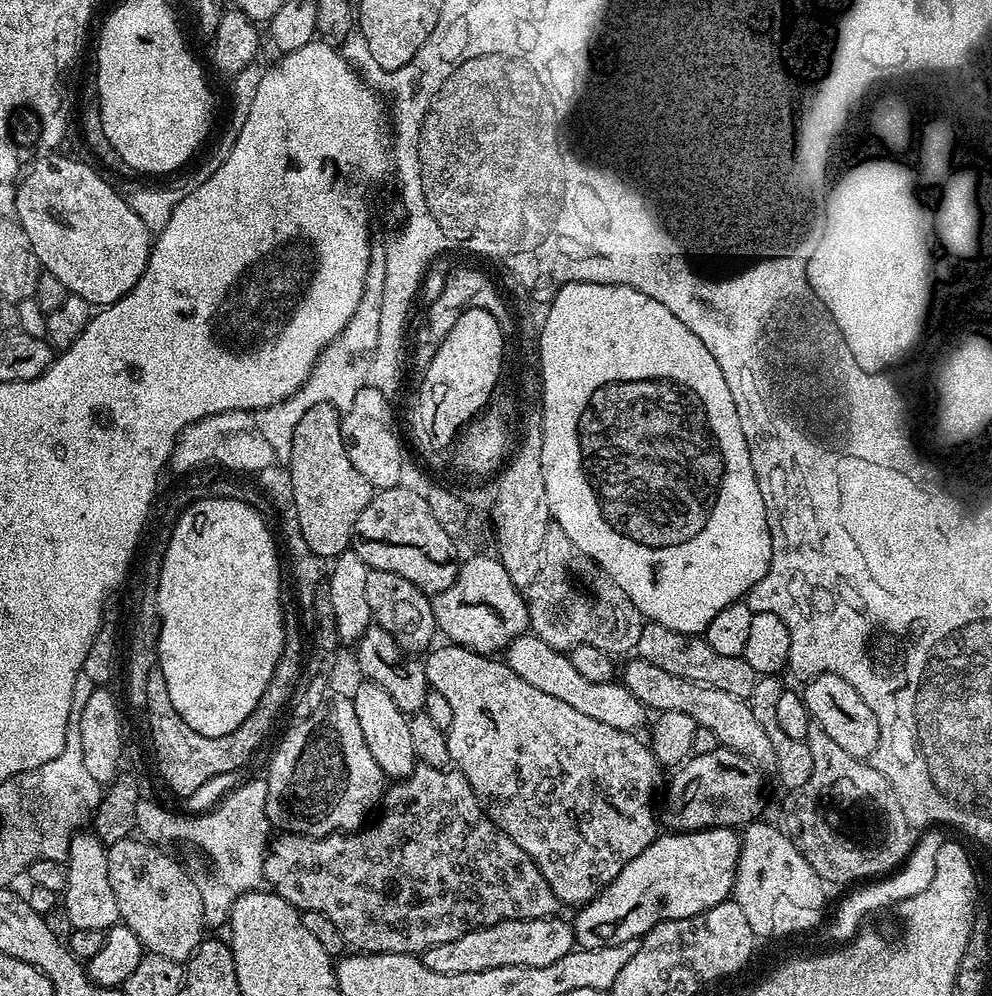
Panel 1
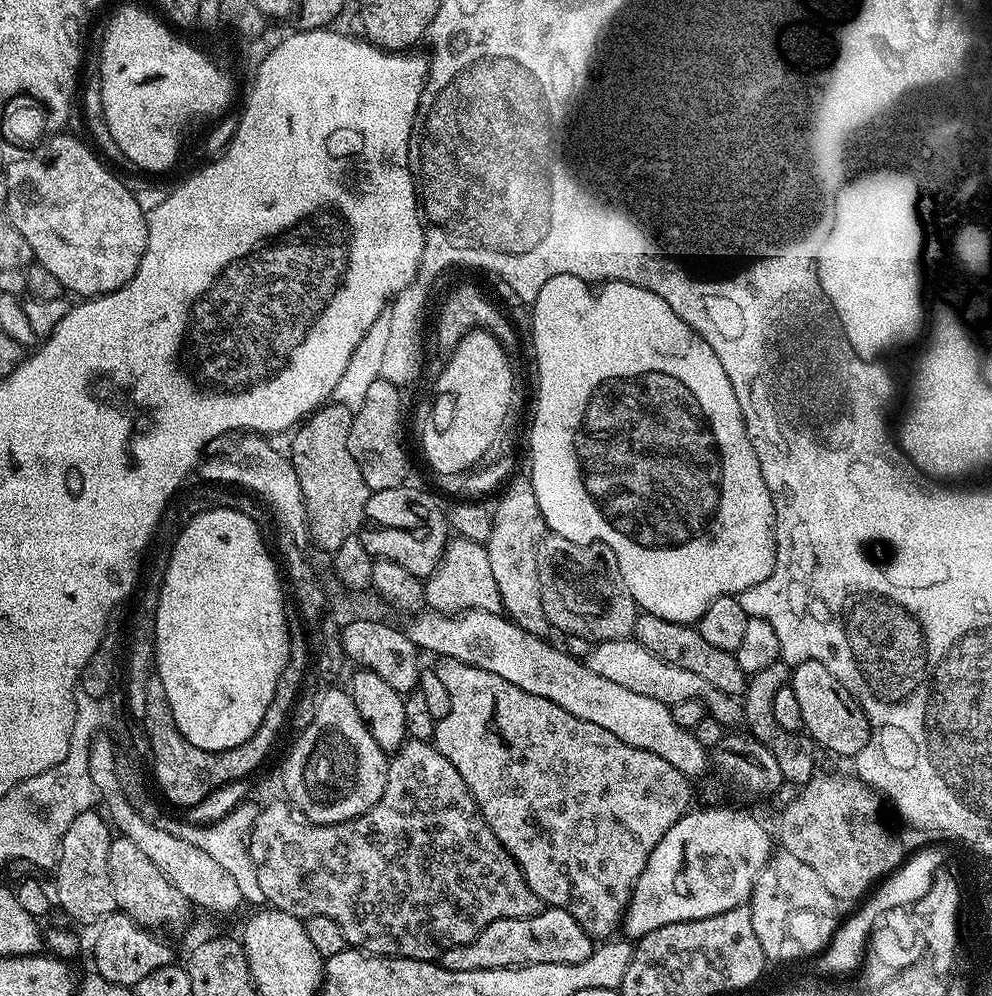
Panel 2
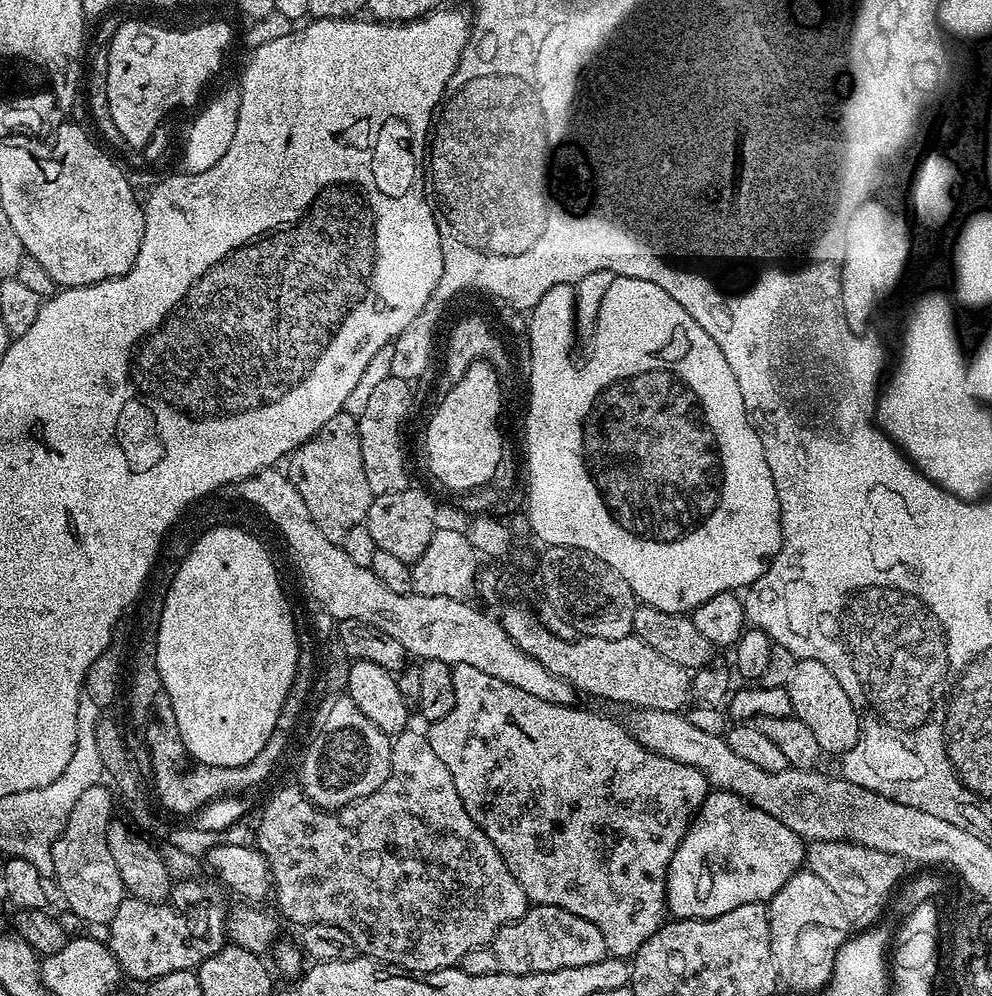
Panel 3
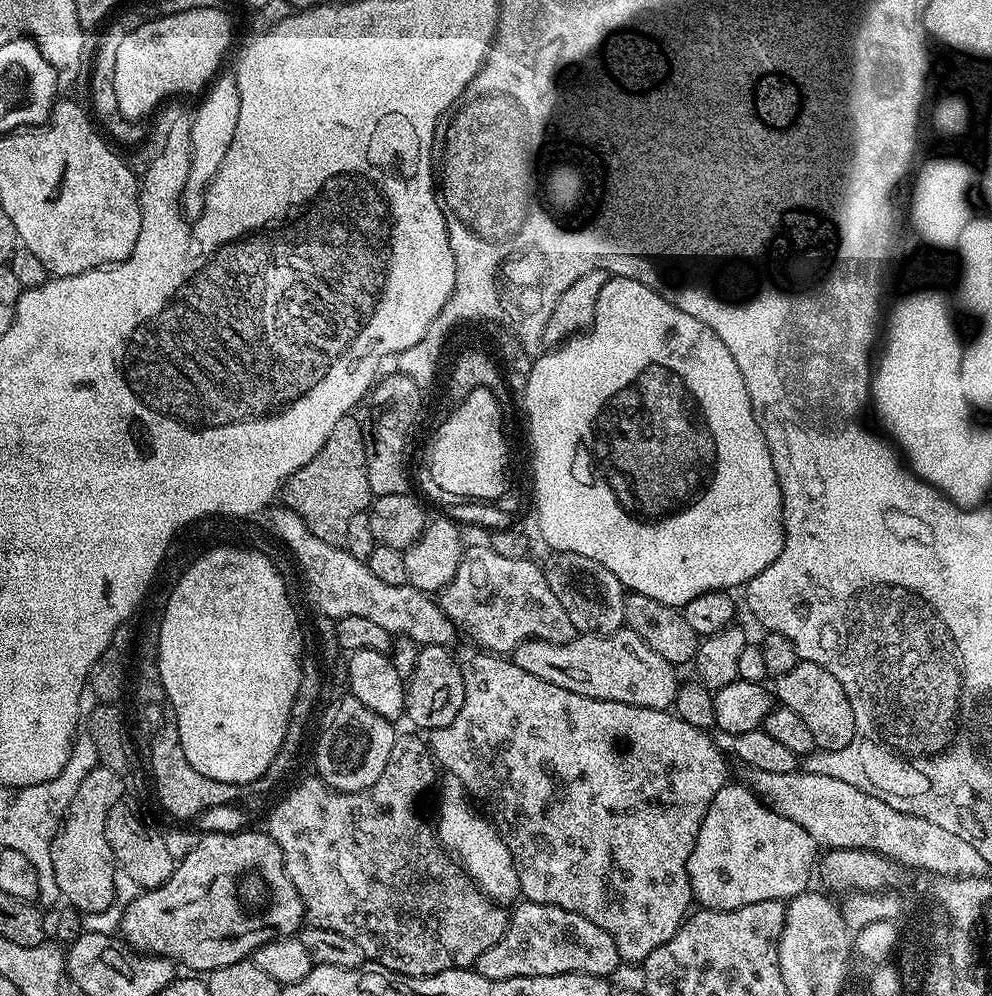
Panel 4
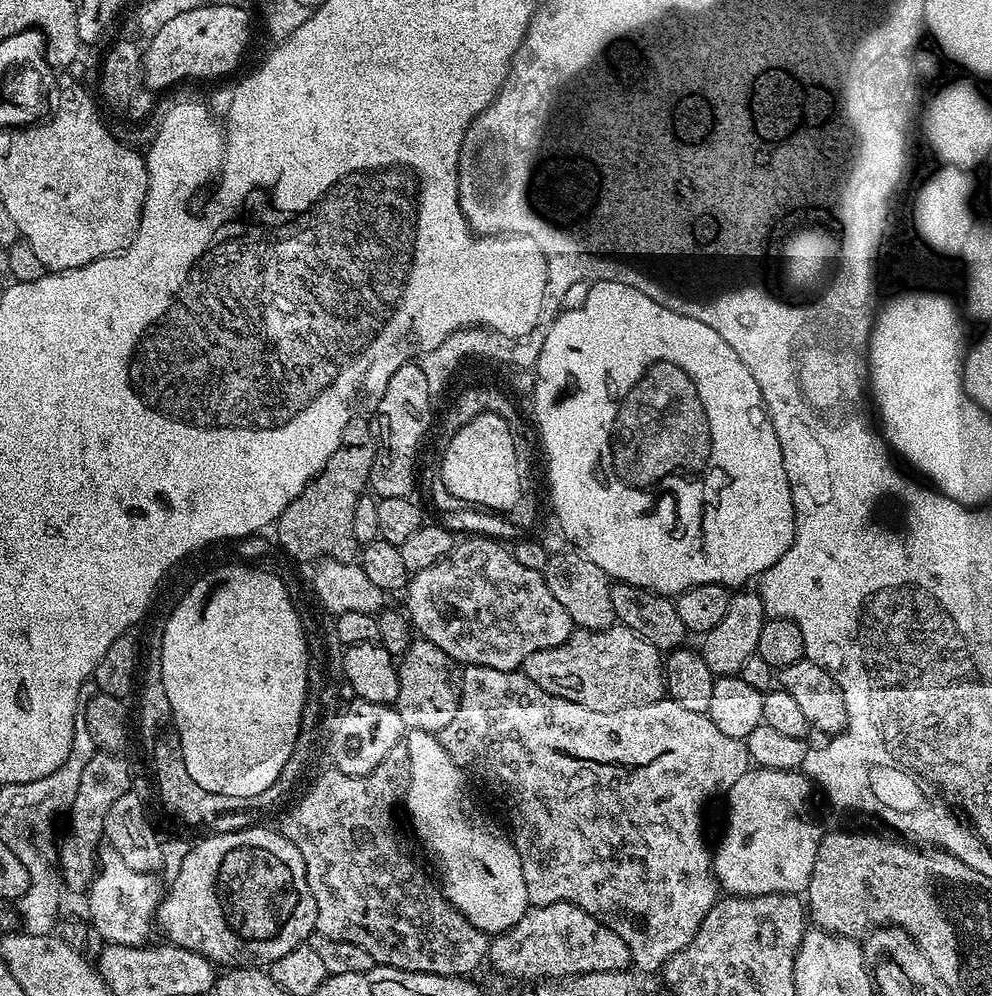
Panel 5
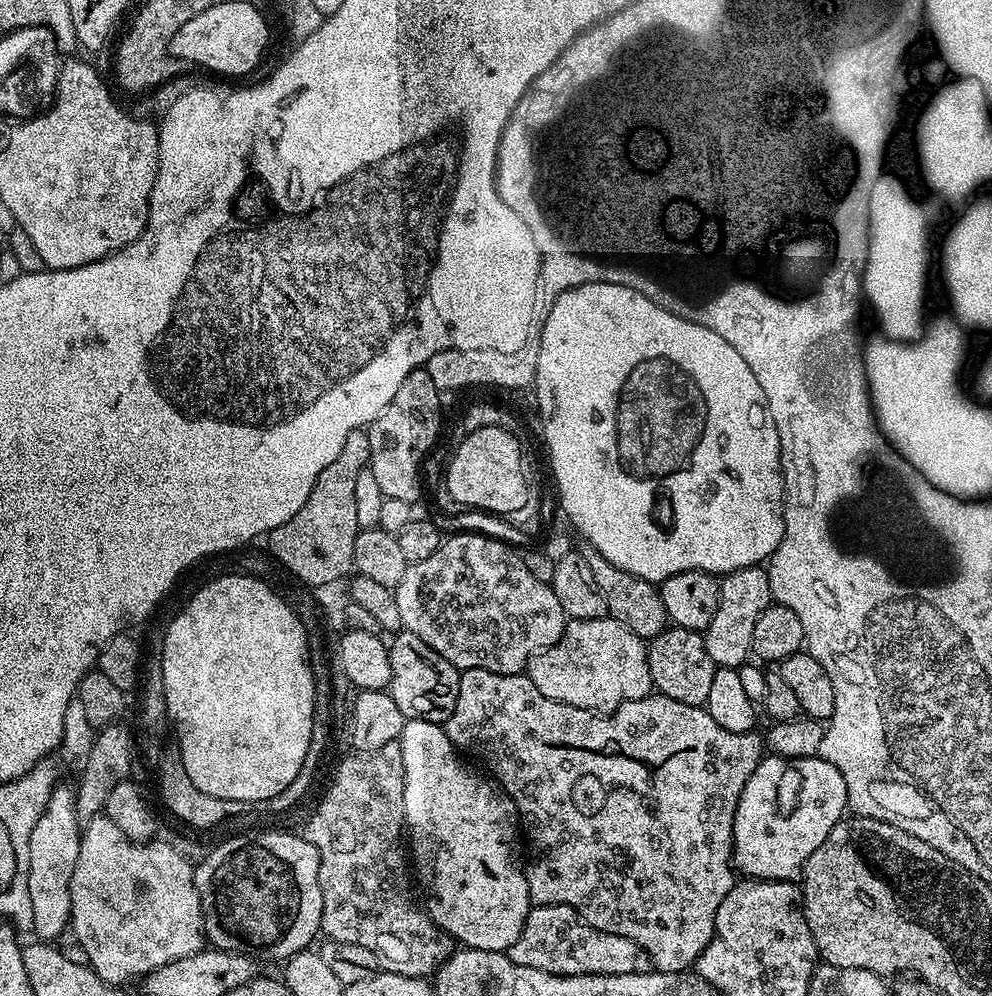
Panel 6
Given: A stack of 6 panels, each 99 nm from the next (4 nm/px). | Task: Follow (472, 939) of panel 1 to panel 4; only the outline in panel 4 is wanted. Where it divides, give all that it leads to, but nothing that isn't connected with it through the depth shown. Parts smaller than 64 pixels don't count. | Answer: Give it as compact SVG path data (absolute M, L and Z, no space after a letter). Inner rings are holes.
M520 902L516 906L516 909L511 909L502 938L498 938L490 950L476 959L474 970L482 974L482 978L505 980L571 972L608 978L616 967L621 967L622 961L618 946L614 946L614 938L610 938L602 926L594 926L590 918L582 918L582 914L562 910L553 904Z

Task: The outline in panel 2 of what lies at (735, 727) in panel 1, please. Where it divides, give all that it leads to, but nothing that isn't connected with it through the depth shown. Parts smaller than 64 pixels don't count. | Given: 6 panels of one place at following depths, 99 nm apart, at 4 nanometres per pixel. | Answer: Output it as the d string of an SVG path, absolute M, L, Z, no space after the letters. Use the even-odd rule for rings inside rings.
M635 638L599 641L588 653L586 663L590 670L594 670L594 674L602 674L602 678L610 678L610 682L618 682L618 686L634 690L634 694L658 698L658 702L669 706L702 698L707 711L718 722L725 726L741 723L742 704L737 697L719 692L717 688L709 688L708 683L691 670L682 670L682 666L670 666L670 662L662 662L662 658L650 654L650 650L646 650Z

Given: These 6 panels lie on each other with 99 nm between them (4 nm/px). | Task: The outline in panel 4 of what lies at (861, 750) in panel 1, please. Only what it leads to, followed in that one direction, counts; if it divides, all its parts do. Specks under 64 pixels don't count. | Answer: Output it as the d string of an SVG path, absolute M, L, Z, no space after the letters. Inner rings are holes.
M797 659L794 670L786 670L786 674L775 677L774 696L783 707L794 710L810 734L814 734L814 742L821 753L837 752L856 737L854 726L854 710L850 710L850 698L846 698L846 690L842 690L842 682L830 674L830 670L822 670L809 660Z

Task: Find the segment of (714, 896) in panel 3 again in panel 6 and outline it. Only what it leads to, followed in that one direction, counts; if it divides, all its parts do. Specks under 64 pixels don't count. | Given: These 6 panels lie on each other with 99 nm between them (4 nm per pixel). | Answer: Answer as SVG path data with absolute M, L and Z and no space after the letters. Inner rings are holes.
M765 755L758 762L754 774L742 786L738 810L734 814L732 862L741 877L750 880L791 880L803 873L804 863L826 842L826 834L834 830L839 820L845 819L848 808L846 778L838 774L838 766L826 762L820 755L810 758L786 758Z

